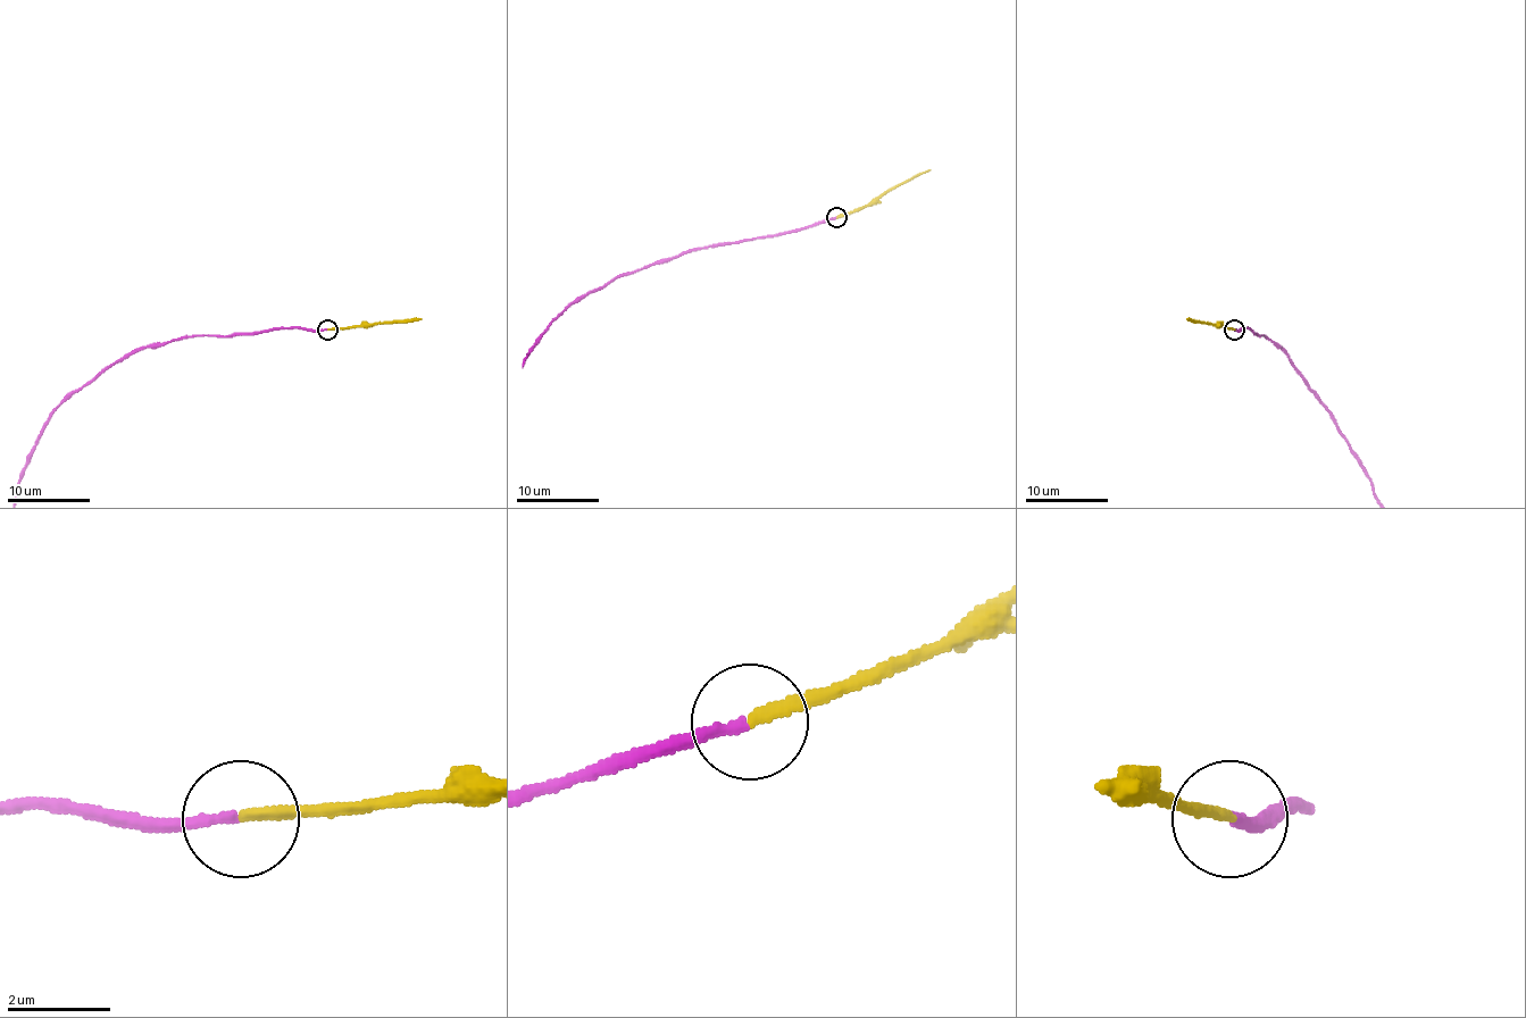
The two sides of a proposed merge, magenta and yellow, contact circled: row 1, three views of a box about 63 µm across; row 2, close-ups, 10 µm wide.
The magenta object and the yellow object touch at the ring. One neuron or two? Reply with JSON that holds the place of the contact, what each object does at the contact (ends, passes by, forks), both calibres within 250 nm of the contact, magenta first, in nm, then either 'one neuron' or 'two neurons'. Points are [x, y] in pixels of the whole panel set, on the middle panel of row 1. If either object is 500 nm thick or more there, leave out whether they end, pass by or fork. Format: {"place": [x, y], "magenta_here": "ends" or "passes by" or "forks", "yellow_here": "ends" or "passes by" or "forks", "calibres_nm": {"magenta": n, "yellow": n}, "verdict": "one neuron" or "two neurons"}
{"place": [836, 217], "magenta_here": "ends", "yellow_here": "ends", "calibres_nm": {"magenta": 190, "yellow": 220}, "verdict": "one neuron"}

